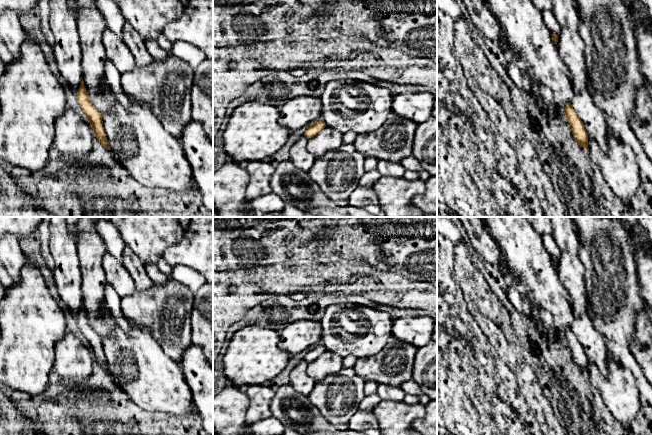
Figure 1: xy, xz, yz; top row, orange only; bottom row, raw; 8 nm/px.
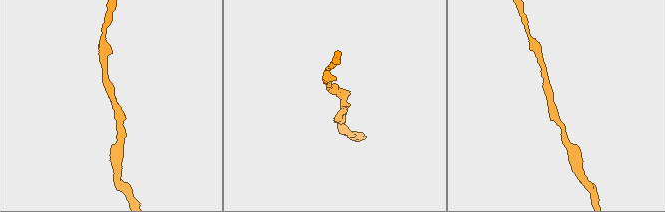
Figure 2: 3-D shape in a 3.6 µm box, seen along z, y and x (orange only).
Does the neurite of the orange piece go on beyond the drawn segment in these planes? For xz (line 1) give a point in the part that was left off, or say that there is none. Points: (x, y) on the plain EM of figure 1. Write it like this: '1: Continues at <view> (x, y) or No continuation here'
1: No continuation here

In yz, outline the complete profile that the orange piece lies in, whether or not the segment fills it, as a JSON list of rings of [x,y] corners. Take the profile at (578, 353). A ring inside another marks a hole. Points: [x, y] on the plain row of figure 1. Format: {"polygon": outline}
{"polygon": [[[570,326],[566,328],[564,337],[565,342],[571,351],[574,363],[589,377],[588,359],[585,350],[578,340],[577,336],[573,333]]]}

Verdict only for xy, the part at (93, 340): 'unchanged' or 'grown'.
unchanged

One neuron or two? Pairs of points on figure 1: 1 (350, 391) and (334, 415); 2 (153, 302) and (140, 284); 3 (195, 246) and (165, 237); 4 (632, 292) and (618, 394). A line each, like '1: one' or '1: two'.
1: one
2: two
3: two
4: two

